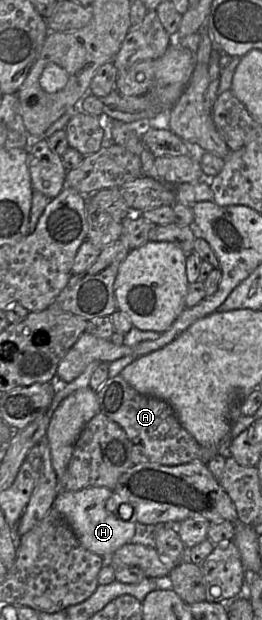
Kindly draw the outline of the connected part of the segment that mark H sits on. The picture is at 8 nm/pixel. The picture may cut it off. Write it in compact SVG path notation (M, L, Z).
M88 487L79 491L59 491L53 507L61 513L80 543L89 551L109 558L116 550L125 544L132 543L136 523L124 521L119 515L106 508L107 501L113 495L113 490L105 487Z

